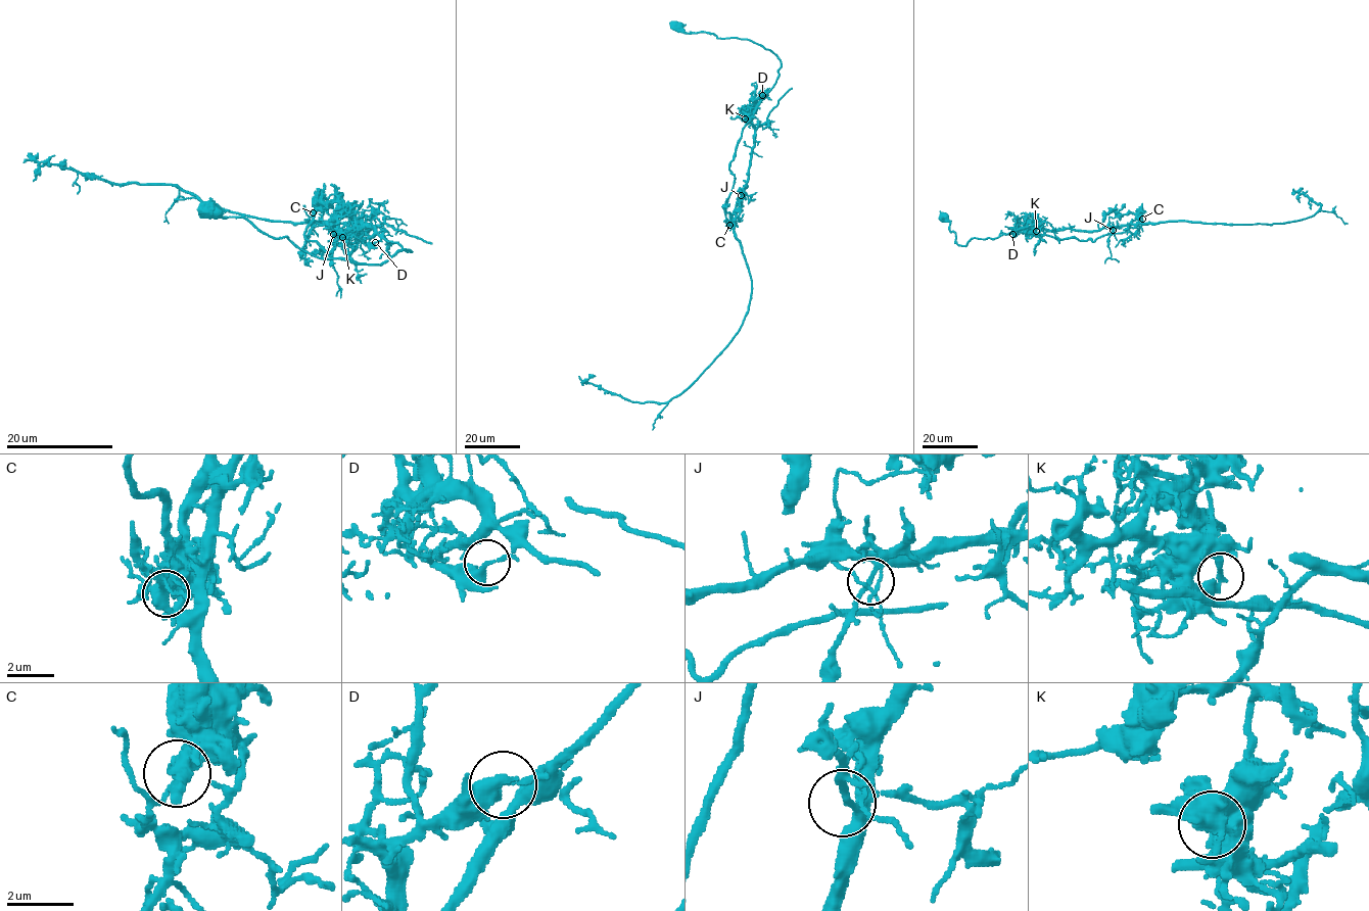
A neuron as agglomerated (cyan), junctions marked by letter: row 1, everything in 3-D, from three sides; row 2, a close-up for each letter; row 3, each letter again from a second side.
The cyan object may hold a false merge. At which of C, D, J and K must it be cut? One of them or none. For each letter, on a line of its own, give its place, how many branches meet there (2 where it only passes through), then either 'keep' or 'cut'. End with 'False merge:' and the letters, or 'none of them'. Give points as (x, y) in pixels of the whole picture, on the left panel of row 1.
C: place (313, 212); branches 2; cut
D: place (375, 242); branches 2; keep
J: place (333, 234); branches 2; keep
K: place (342, 237); branches 2; keep
False merge: C

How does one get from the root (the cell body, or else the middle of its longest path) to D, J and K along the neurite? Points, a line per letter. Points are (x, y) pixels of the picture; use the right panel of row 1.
D: (942, 218), (950, 221), (949, 230), (959, 245), (972, 238), (1012, 234)
J: (942, 218), (964, 246), (1015, 230), (1040, 239), (1067, 229), (1113, 230)
K: (942, 218), (950, 221), (949, 230), (959, 245), (972, 238), (994, 239), (1015, 230), (1034, 235), (1036, 231)

